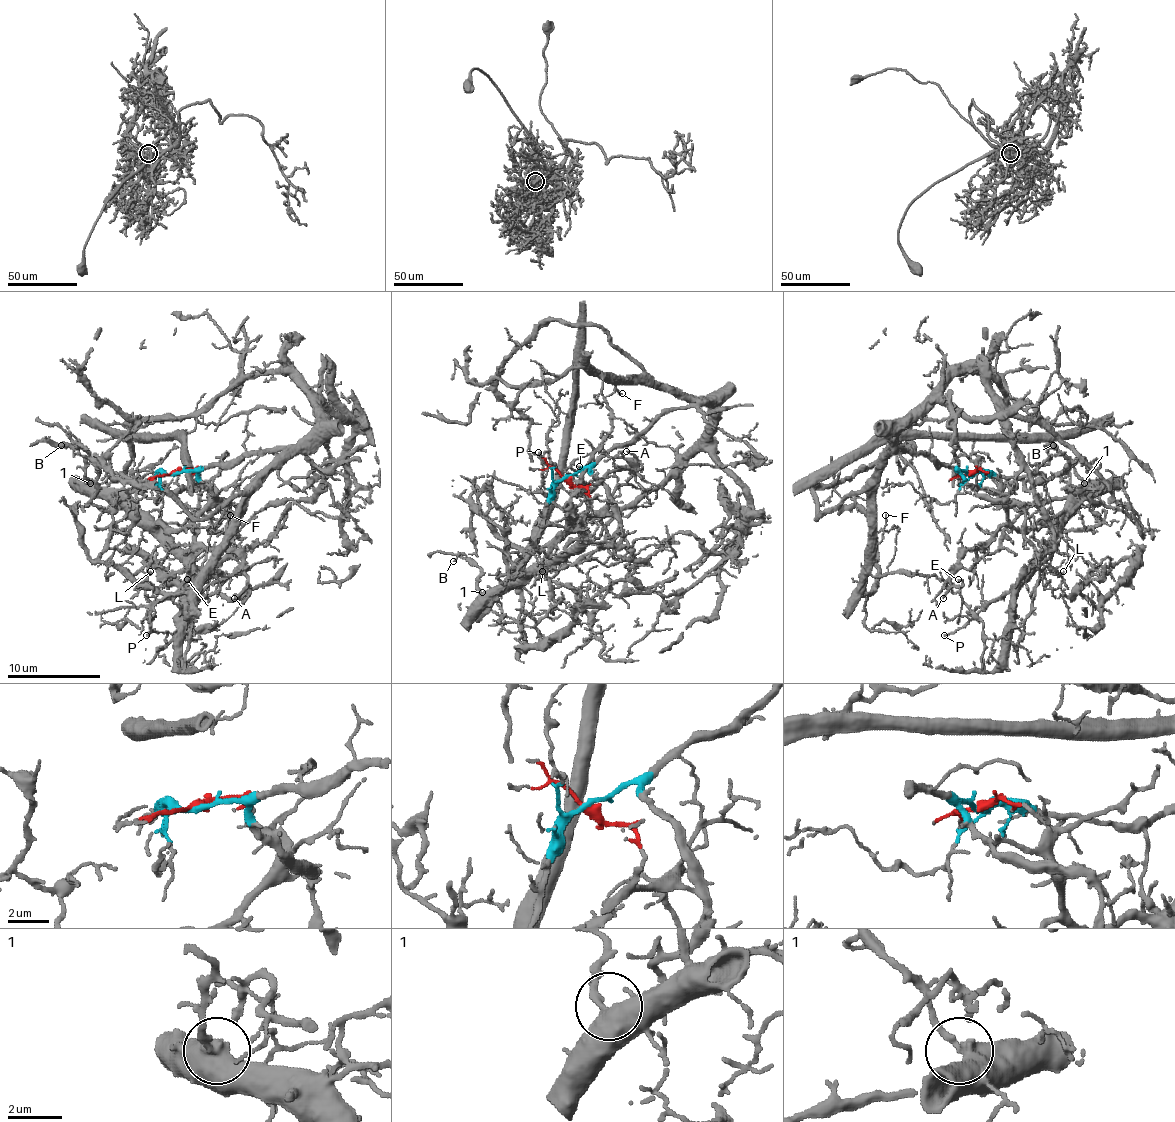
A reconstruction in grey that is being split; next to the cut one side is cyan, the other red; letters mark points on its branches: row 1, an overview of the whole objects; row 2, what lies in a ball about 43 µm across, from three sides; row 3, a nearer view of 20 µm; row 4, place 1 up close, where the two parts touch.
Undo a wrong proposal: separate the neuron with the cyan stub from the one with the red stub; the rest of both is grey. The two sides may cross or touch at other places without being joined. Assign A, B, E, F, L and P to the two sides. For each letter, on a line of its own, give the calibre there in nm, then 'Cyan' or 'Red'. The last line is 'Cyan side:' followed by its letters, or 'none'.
A: Thickness 180 nm. Red
B: Thickness 100 nm. Red
E: Thickness 120 nm. Cyan
F: Thickness 110 nm. Cyan
L: Thickness 120 nm. Red
P: Thickness 130 nm. Red
Cyan side: E, F

